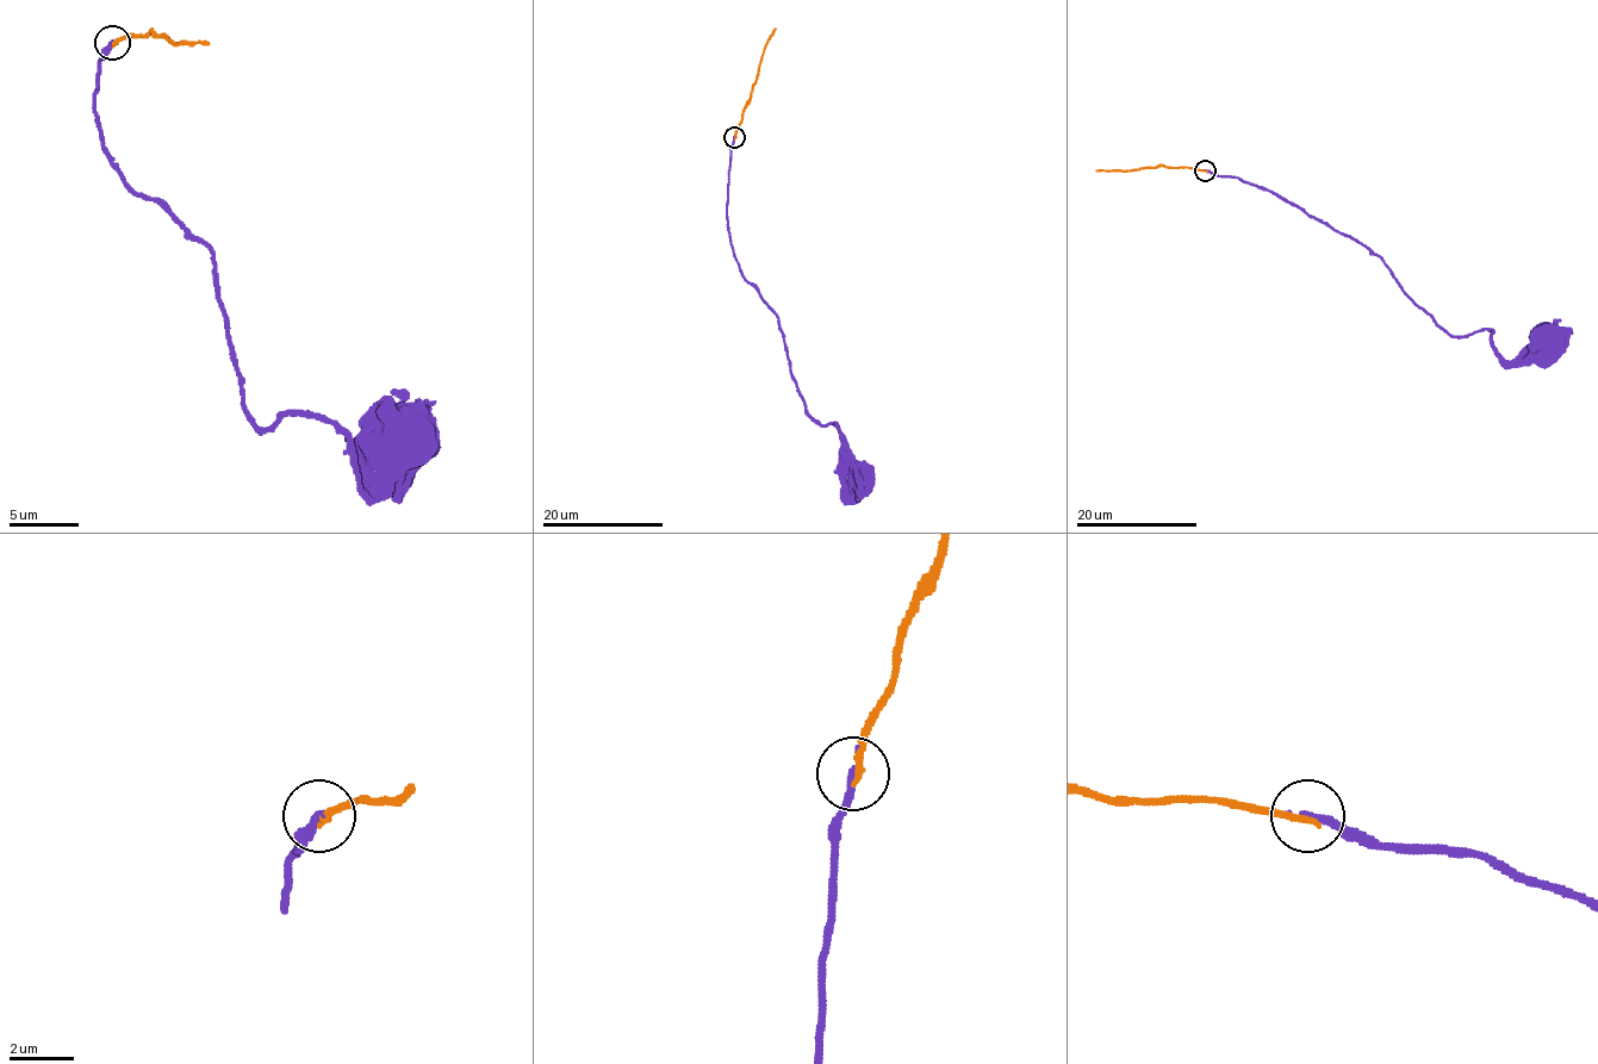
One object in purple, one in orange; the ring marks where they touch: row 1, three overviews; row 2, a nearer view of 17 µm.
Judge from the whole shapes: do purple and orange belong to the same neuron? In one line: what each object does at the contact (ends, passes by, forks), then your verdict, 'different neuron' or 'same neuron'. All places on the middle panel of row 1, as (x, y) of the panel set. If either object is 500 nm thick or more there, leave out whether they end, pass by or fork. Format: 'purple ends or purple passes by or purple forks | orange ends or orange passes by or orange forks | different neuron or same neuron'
purple ends | orange ends | different neuron

